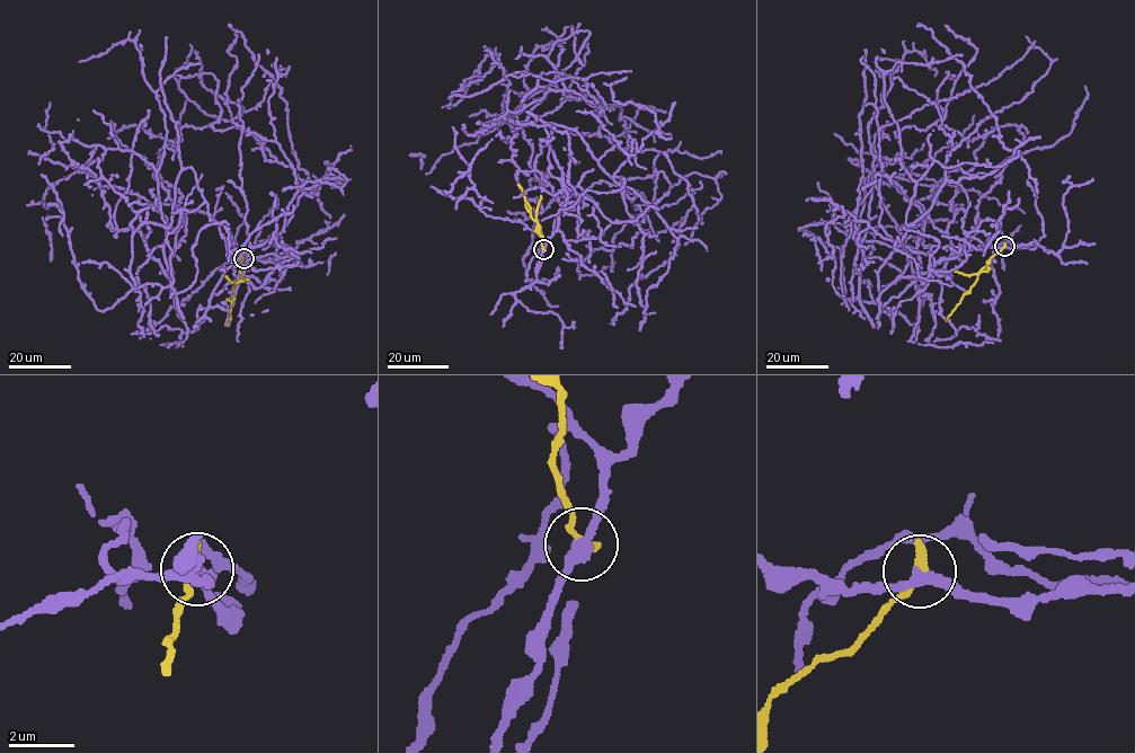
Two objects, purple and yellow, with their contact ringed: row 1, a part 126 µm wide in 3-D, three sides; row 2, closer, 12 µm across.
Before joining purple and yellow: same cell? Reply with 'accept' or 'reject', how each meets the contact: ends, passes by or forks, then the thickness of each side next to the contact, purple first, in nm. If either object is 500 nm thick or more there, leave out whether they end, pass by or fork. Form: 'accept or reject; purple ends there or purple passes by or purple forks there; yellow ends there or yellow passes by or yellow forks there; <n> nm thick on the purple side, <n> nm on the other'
reject; purple passes by; yellow ends there; 320 nm thick on the purple side, 320 nm on the other

